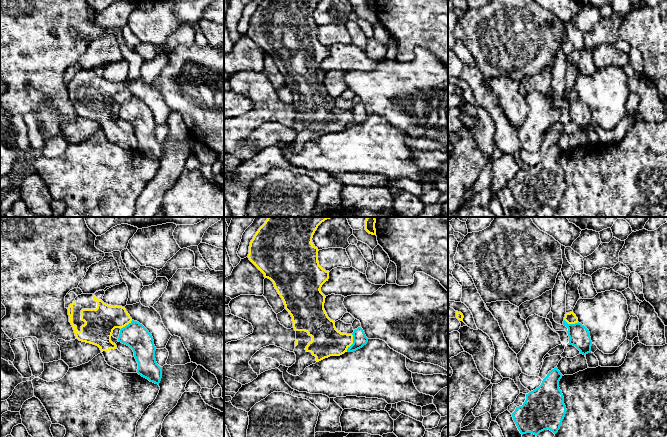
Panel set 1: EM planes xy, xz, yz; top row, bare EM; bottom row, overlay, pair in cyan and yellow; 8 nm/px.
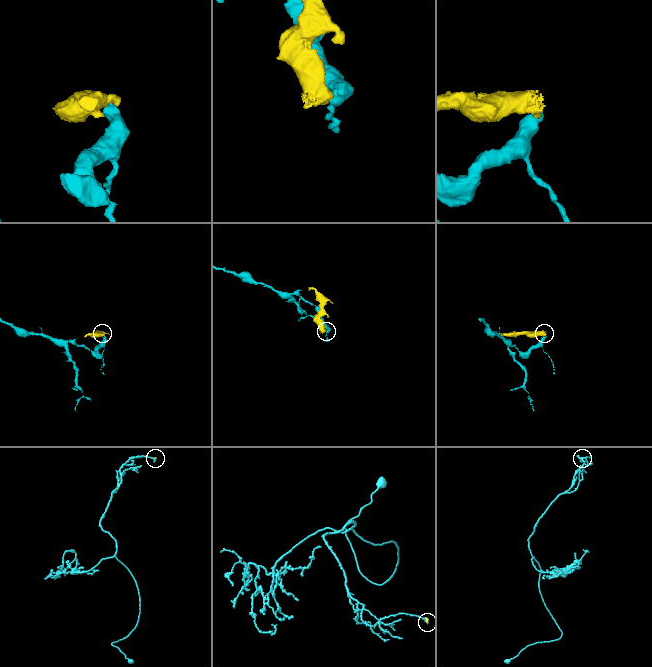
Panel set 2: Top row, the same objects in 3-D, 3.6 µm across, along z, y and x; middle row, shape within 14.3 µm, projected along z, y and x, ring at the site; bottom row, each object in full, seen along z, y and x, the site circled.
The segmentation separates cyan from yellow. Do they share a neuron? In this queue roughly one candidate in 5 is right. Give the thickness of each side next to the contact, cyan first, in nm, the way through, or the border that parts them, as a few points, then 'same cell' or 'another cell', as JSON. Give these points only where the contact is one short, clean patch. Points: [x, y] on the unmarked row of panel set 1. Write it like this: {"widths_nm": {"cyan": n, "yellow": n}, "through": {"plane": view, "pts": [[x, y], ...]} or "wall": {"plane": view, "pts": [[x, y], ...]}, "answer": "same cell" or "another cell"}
{"widths_nm": {"cyan": 110, "yellow": 240}, "wall": {"plane": "xz", "pts": [[352, 110], [352, 120], [346, 127]]}, "answer": "another cell"}

